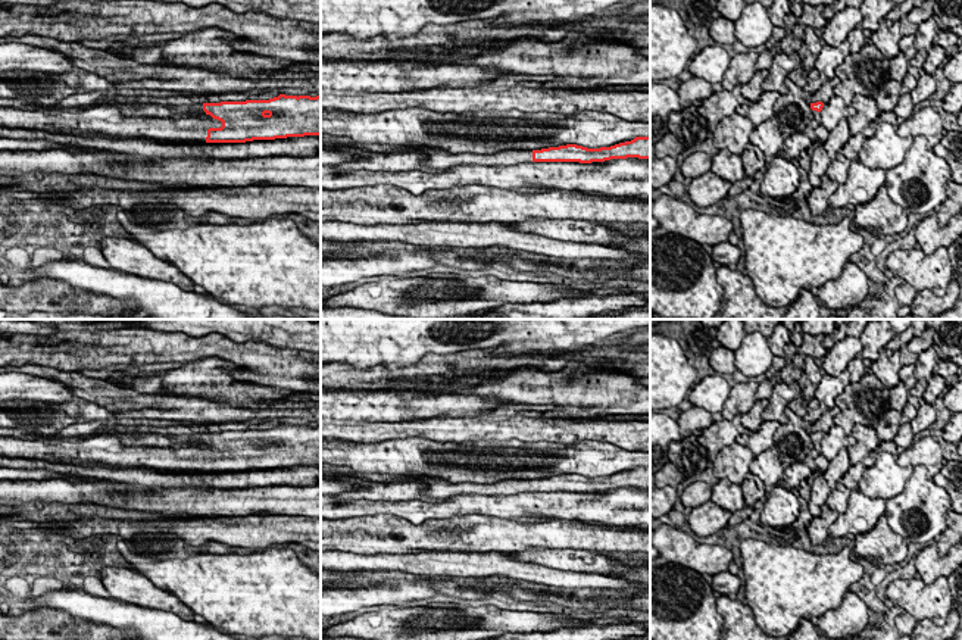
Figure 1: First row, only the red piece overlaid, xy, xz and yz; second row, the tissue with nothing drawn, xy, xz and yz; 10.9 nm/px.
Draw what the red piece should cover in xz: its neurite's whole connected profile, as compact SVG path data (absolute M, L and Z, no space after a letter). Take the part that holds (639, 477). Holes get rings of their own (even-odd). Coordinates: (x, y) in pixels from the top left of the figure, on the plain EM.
M635 466L631 471L610 477L587 478L577 474L549 477L541 480L503 480L494 484L459 483L452 484L437 478L418 477L416 483L427 486L422 493L432 499L449 499L462 494L512 496L527 491L605 491L610 488L650 488L650 466Z

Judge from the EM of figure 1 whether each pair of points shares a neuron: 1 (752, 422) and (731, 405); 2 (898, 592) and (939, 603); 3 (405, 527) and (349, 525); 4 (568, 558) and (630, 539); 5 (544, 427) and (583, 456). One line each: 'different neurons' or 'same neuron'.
1: different neurons
2: same neuron
3: same neuron
4: different neurons
5: different neurons

